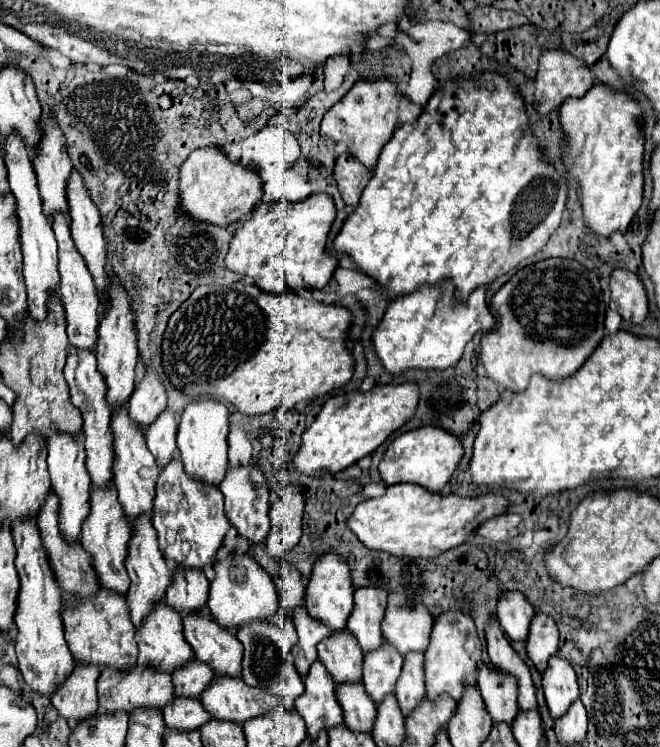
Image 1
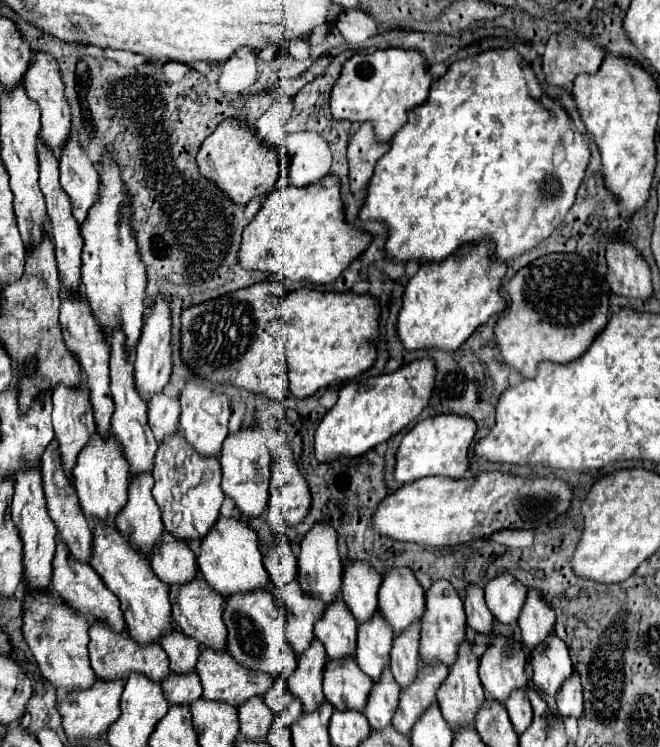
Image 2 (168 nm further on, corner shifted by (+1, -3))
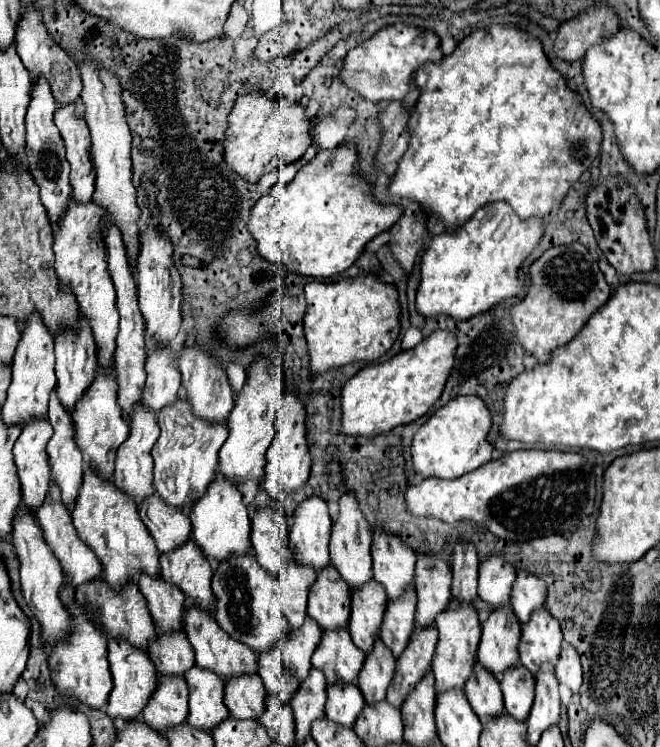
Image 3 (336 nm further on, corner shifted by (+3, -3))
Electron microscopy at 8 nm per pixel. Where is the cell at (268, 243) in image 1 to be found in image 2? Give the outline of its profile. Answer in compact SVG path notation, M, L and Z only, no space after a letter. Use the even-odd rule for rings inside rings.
M326 175L318 183L302 189L282 187L272 191L256 217L244 227L238 263L248 271L256 269L282 275L290 281L326 285L336 281L340 273L368 247L368 243L370 235L352 229L344 221L338 179Z

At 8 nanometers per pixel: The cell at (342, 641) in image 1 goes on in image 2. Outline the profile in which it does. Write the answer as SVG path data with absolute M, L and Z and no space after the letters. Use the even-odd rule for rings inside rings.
M342 599L326 607L324 617L314 627L314 635L318 641L322 641L332 661L348 659L356 655L358 625Z

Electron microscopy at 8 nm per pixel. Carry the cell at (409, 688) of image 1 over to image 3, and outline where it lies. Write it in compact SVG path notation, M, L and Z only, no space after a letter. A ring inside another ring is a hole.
M414 585L406 587L406 595L402 595L402 599L388 599L386 603L386 619L382 621L380 639L392 649L394 657L398 657L404 651L414 631L414 611L416 611Z

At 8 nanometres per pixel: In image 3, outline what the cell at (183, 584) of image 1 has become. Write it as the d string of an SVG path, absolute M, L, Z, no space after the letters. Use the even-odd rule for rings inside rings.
M156 493L150 495L150 499L146 499L146 503L140 507L140 517L154 537L160 553L178 547L192 531L188 515L184 511L172 511L172 507L166 507Z

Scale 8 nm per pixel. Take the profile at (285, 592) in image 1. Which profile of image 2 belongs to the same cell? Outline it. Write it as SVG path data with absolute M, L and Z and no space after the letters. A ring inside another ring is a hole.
M280 537L274 541L274 545L268 549L268 559L264 565L276 587L288 585L296 579L298 575L296 557L292 555L292 547L286 537Z

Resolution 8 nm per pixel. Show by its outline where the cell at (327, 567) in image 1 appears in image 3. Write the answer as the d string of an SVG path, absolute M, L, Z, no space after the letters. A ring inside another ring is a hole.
M322 497L304 499L292 513L290 549L294 559L302 565L310 565L316 571L330 565L328 541L330 541L330 515Z

